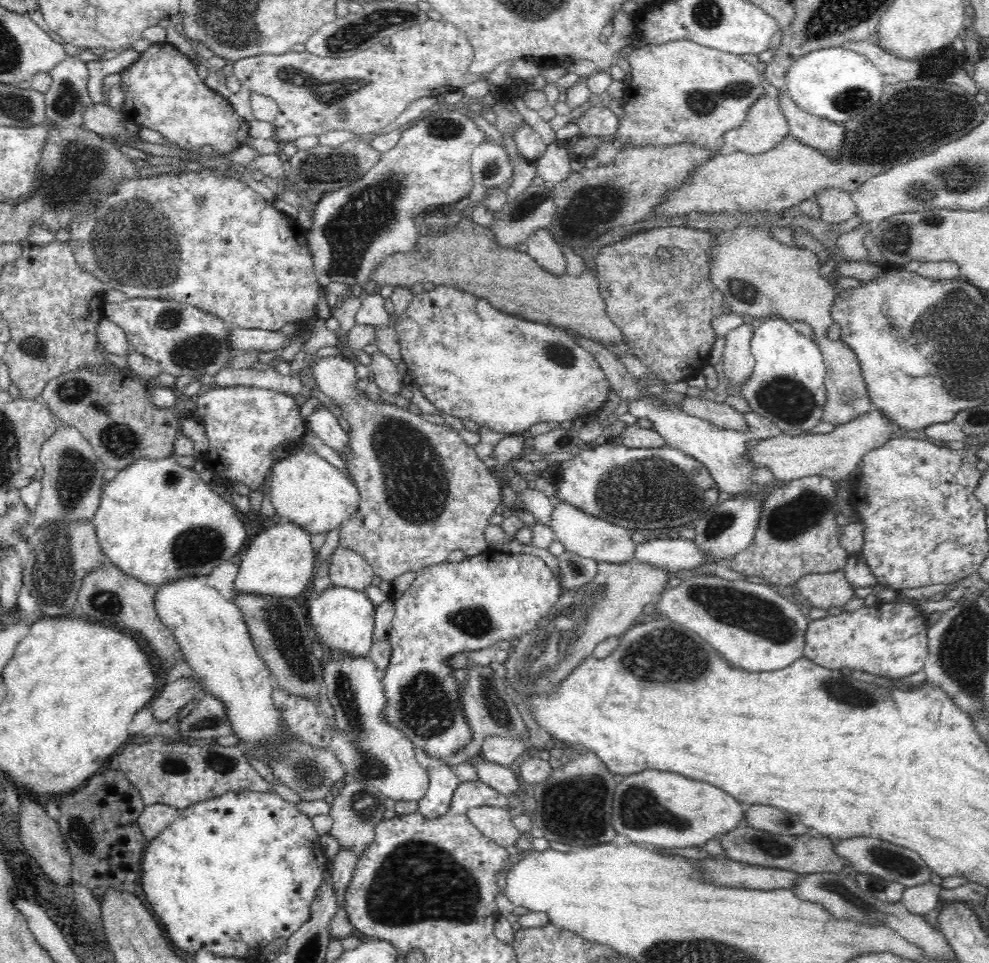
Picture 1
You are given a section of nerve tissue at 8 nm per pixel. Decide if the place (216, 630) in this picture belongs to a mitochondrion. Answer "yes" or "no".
no

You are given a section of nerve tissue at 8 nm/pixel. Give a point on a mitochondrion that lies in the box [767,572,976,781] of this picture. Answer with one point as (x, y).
(841, 690)

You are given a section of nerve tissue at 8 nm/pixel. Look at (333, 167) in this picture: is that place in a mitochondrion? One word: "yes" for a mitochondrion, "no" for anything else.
yes

